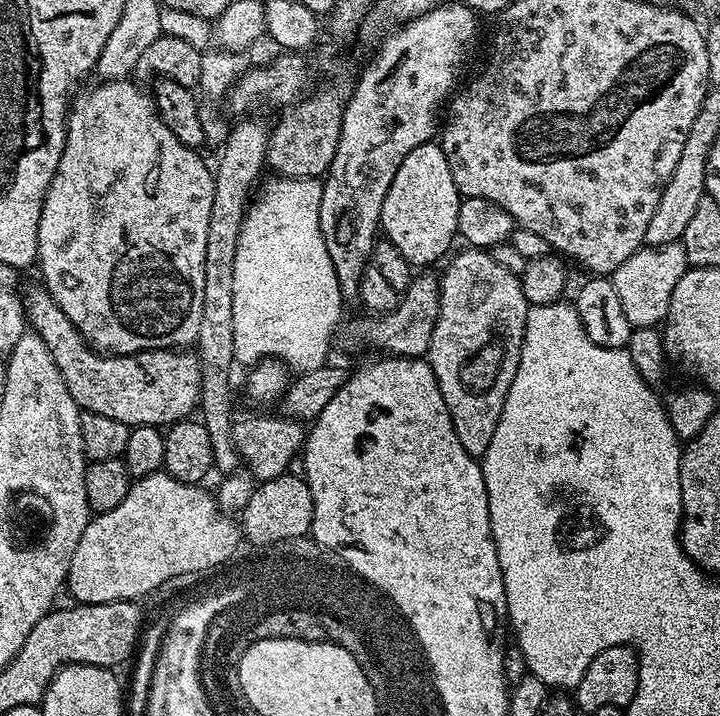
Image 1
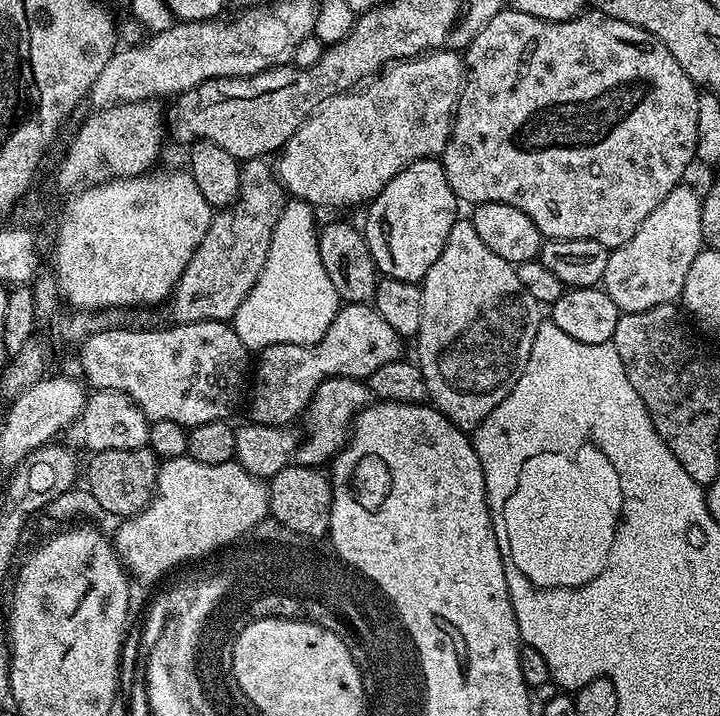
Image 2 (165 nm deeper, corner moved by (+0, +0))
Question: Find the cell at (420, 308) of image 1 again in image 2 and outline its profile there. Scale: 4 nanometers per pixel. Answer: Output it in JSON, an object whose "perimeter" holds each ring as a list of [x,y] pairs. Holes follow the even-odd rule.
{"perimeter":[[[345,303],[318,343],[275,343],[257,353],[258,360],[255,359],[248,384],[247,417],[254,424],[287,427],[307,409],[314,390],[324,380],[340,376],[366,380],[378,370],[378,366],[401,359],[402,344],[403,337],[376,312],[373,305]]]}

